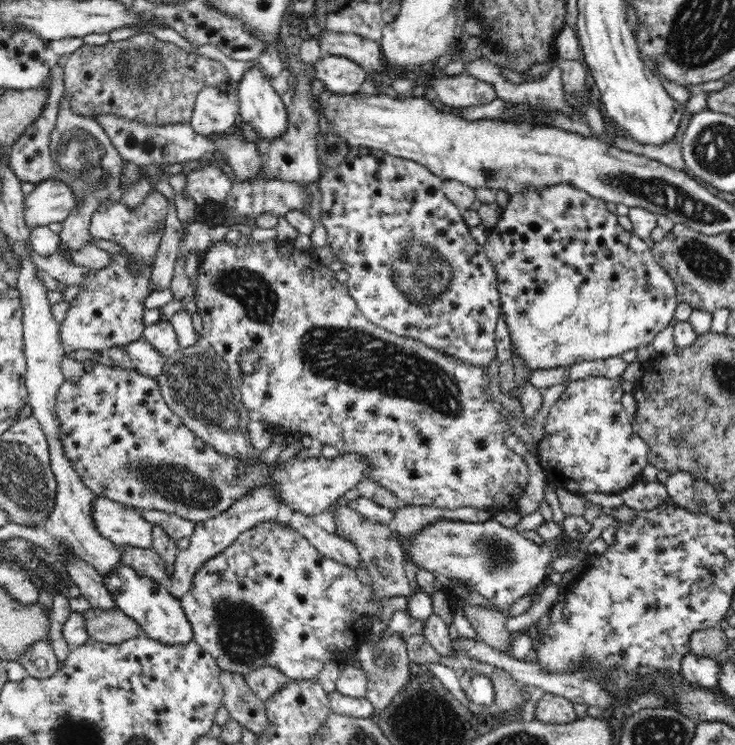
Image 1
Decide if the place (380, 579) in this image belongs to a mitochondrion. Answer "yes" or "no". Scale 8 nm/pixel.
no

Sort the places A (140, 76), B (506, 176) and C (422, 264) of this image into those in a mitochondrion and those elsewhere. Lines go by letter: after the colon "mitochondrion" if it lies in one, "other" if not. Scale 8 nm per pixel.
A: mitochondrion
B: mitochondrion
C: mitochondrion

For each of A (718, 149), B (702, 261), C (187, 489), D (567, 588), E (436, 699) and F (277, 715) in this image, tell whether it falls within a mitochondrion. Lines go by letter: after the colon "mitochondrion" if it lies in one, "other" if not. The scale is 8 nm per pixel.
A: mitochondrion
B: mitochondrion
C: mitochondrion
D: other
E: mitochondrion
F: other

